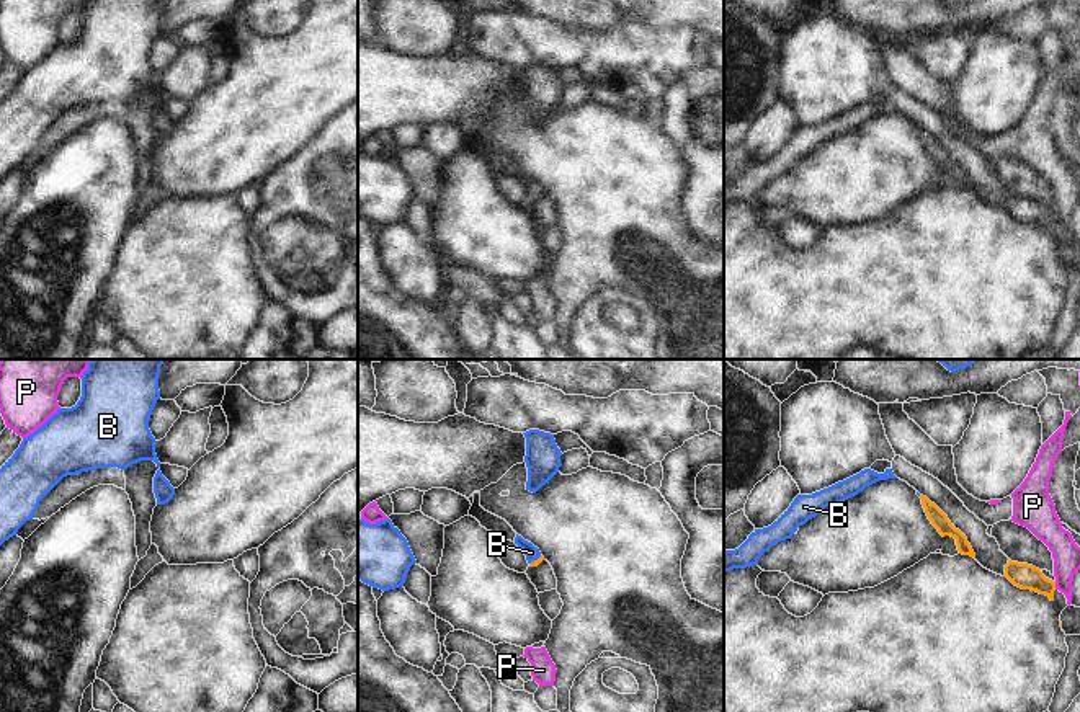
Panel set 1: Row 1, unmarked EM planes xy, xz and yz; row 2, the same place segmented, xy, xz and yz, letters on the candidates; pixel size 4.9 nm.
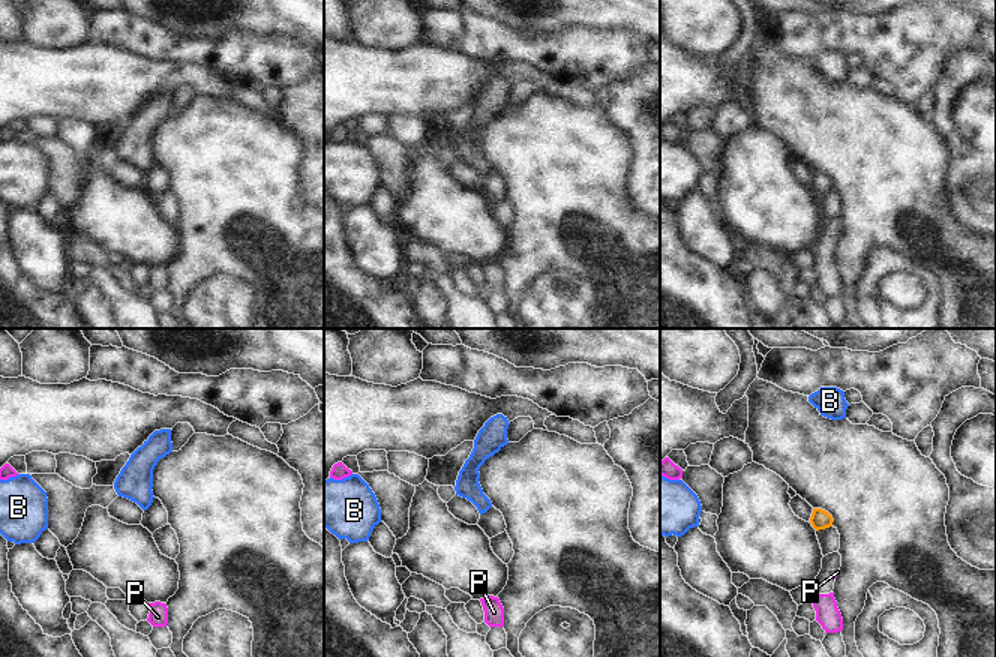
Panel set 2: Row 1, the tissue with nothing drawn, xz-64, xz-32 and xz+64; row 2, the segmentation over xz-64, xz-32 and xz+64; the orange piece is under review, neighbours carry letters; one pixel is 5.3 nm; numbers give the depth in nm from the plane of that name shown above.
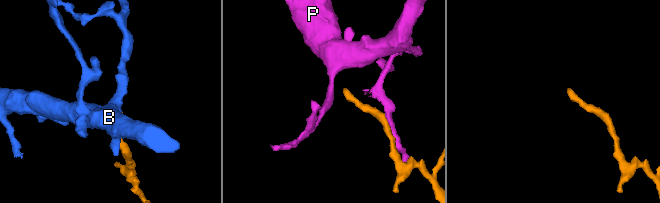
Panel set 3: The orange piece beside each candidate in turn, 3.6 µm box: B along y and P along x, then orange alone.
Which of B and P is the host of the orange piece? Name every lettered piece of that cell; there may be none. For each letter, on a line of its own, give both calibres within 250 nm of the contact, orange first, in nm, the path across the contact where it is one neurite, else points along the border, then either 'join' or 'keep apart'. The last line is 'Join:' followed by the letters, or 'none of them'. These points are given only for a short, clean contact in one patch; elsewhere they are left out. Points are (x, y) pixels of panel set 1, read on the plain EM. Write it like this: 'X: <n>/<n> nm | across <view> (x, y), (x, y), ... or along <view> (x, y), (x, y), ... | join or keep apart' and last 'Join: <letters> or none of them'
B: 30/70 nm | across xz (536, 196), (535, 195), (531, 186) | join
P: 130/140 nm | keep apart
Join: B

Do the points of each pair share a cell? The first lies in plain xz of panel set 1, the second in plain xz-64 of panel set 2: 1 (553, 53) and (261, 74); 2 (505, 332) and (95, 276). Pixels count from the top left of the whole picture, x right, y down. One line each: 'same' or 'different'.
1: same
2: same

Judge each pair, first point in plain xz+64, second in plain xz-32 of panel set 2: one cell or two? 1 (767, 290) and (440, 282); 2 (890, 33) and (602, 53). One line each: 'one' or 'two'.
1: two
2: one

